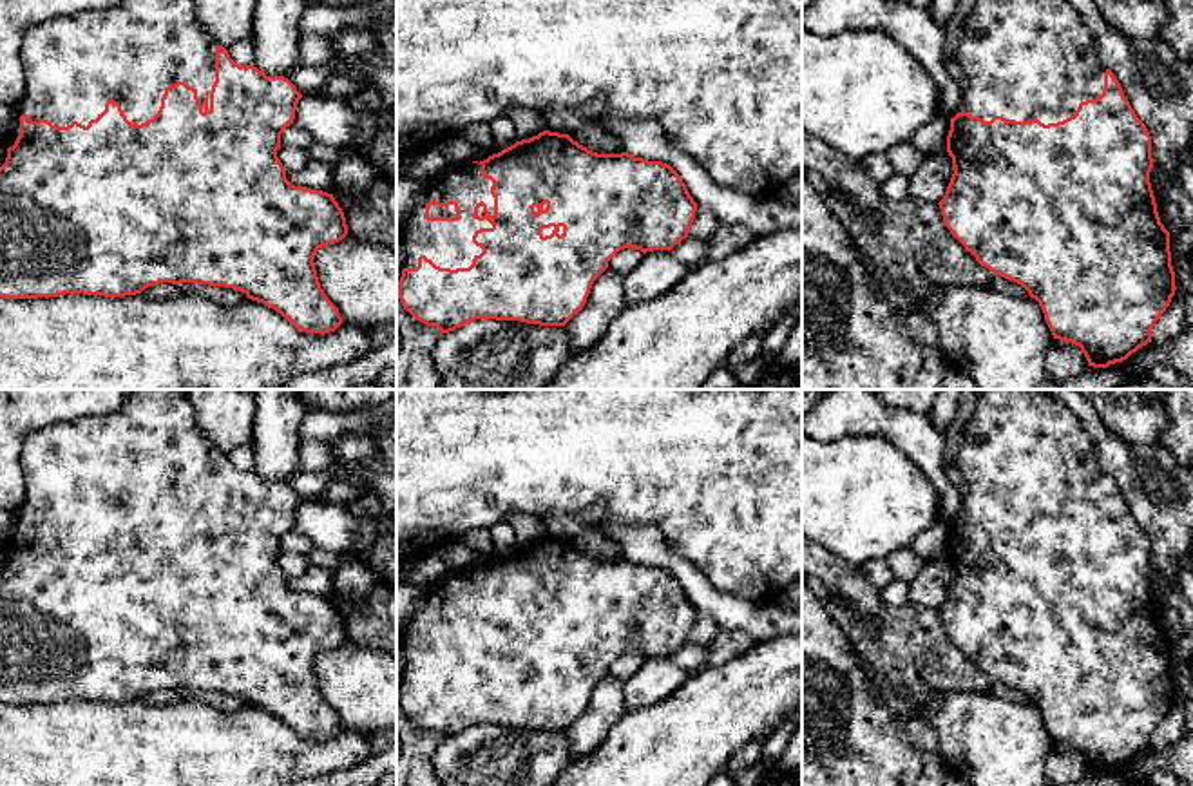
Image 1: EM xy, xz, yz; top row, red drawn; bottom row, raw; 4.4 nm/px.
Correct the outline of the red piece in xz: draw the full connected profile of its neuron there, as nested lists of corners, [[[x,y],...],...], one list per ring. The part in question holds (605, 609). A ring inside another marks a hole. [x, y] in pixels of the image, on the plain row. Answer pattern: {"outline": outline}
{"outline": [[[543,536],[427,589],[415,616],[396,634],[406,654],[398,705],[416,726],[436,732],[440,739],[476,724],[565,732],[585,712],[594,686],[619,656],[670,657],[688,643],[695,618],[697,609],[670,570],[628,558],[597,560],[568,540]]]}

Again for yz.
{"outline": [[[985,389],[978,393],[974,413],[963,426],[963,436],[954,464],[965,478],[967,493],[963,496],[959,518],[950,523],[950,536],[947,542],[947,558],[952,563],[954,580],[943,605],[938,609],[945,632],[981,672],[1021,690],[1028,701],[1039,708],[1054,744],[1079,752],[1088,772],[1108,773],[1110,770],[1126,766],[1139,753],[1151,748],[1151,735],[1169,712],[1177,695],[1171,672],[1169,637],[1160,628],[1150,589],[1153,563],[1151,542],[1146,531],[1137,523],[1119,485],[1102,469],[1093,451],[1093,440],[1077,415],[1041,389]]]}

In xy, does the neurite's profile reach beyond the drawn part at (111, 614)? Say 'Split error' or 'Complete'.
Split error

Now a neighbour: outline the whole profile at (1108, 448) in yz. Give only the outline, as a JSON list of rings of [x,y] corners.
[[[1075,389],[1046,395],[1070,407],[1093,440],[1102,469],[1119,485],[1137,523],[1151,542],[1151,563],[1159,581],[1177,590],[1177,574],[1191,567],[1193,469],[1180,465],[1166,447],[1131,447],[1102,426],[1095,407]]]

